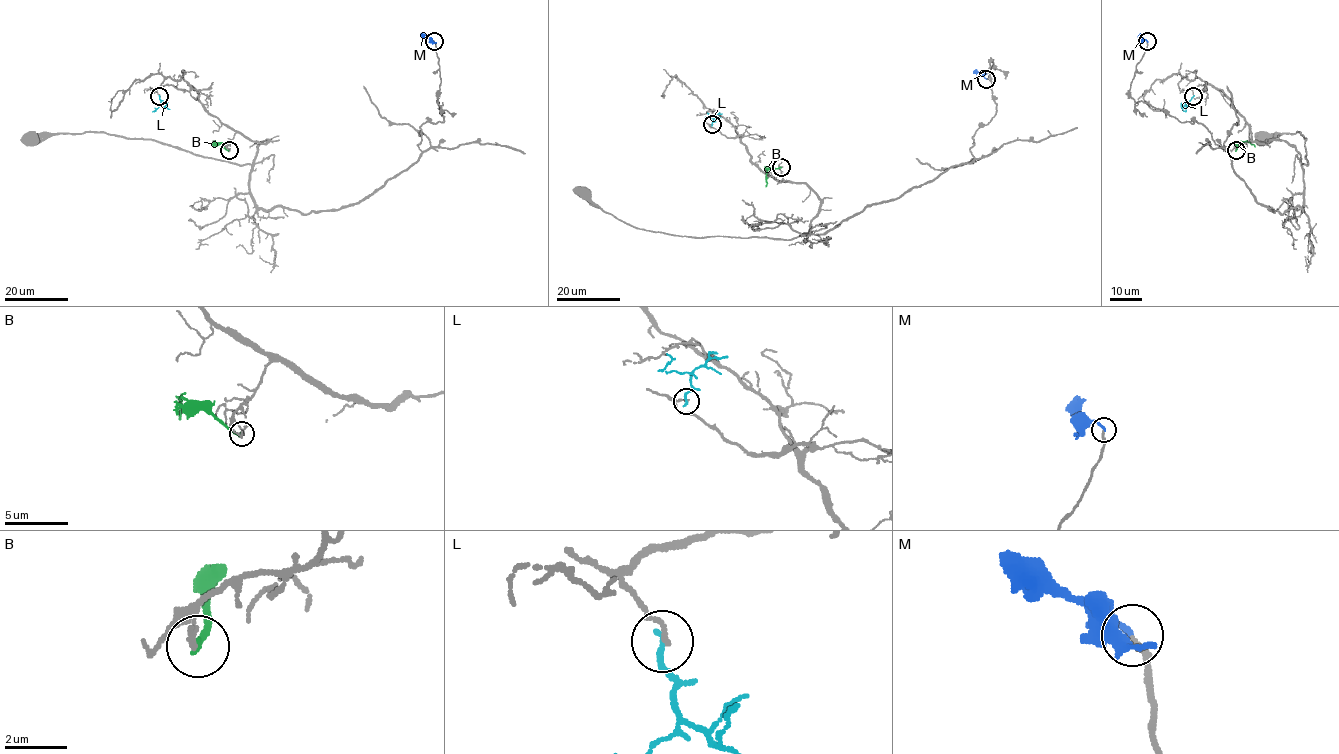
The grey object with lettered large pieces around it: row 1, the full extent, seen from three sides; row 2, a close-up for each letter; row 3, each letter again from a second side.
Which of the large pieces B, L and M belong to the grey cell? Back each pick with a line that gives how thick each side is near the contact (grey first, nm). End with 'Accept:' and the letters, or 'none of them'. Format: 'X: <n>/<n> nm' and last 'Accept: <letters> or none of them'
M: 200/200 nm
Accept: M

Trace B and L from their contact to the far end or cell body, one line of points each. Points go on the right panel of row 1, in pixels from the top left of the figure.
B: (1236, 150), (1240, 141), (1255, 146)
L: (1193, 96), (1185, 110), (1181, 108)

